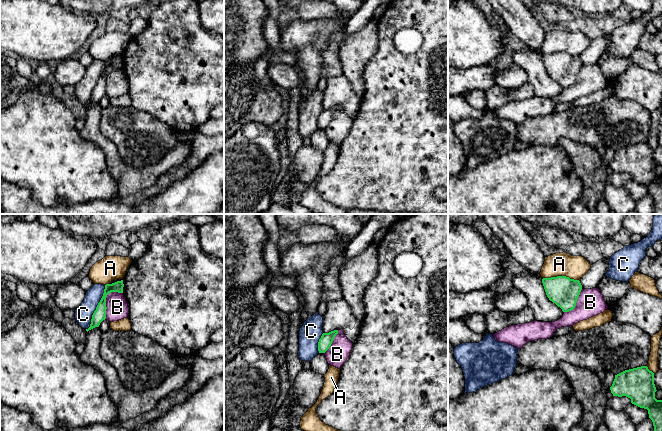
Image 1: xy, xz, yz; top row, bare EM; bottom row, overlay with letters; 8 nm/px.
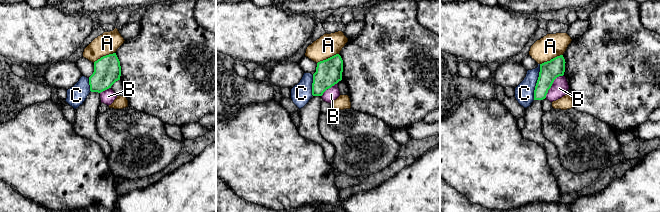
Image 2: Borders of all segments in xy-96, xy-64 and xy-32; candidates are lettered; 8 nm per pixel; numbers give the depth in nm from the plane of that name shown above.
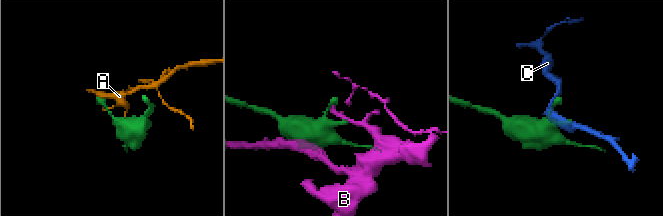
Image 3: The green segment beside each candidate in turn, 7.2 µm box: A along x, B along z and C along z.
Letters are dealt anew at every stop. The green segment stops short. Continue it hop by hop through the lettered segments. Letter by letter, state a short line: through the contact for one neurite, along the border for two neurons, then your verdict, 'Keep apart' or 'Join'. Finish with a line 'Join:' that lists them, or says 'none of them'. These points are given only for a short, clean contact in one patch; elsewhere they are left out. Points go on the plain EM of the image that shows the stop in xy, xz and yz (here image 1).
A: Keep apart
B: Line: xy (122, 68), (110, 68), (107, 71), (105, 94). Keep apart
C: Line: xy (105, 61), (103, 71), (92, 91), (91, 99), (86, 105). Keep apart
Join: none of them

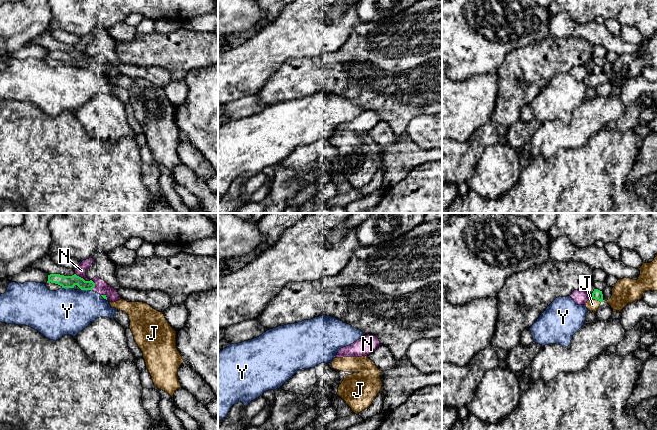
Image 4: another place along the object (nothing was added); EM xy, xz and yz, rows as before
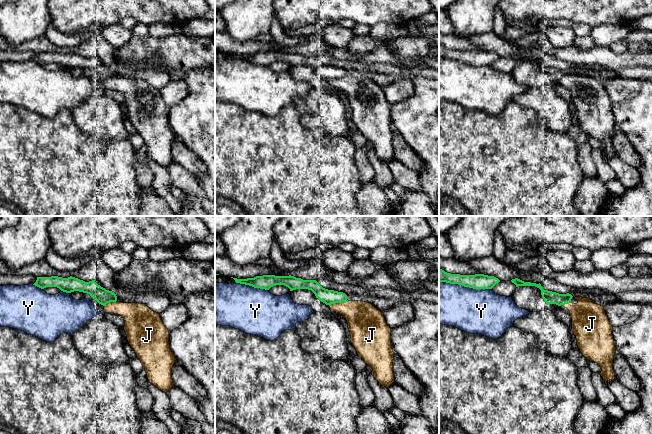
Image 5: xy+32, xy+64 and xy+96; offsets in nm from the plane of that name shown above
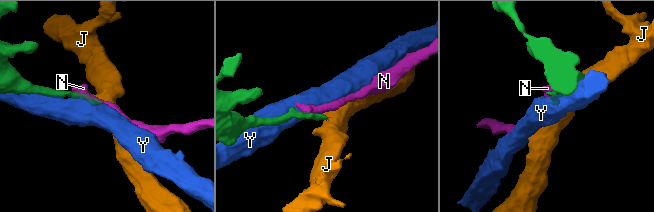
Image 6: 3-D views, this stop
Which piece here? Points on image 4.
J: Keep apart
N: Keep apart
Y: Keep apart
Join: none of them

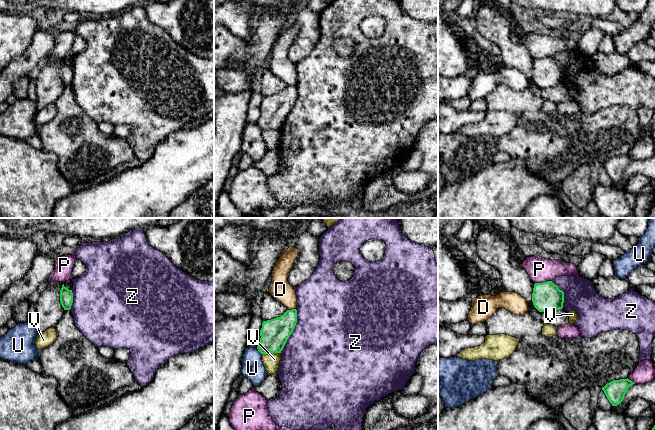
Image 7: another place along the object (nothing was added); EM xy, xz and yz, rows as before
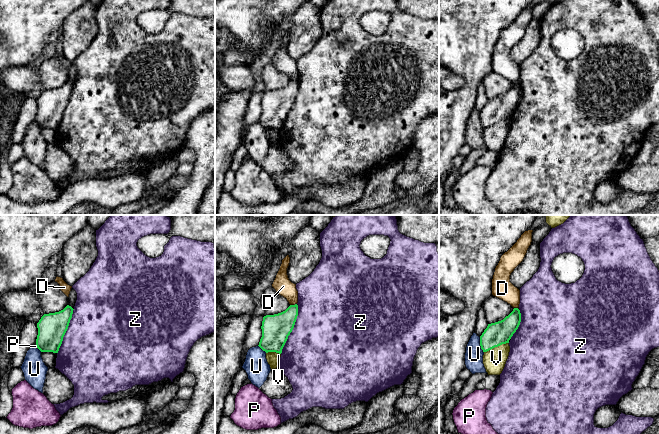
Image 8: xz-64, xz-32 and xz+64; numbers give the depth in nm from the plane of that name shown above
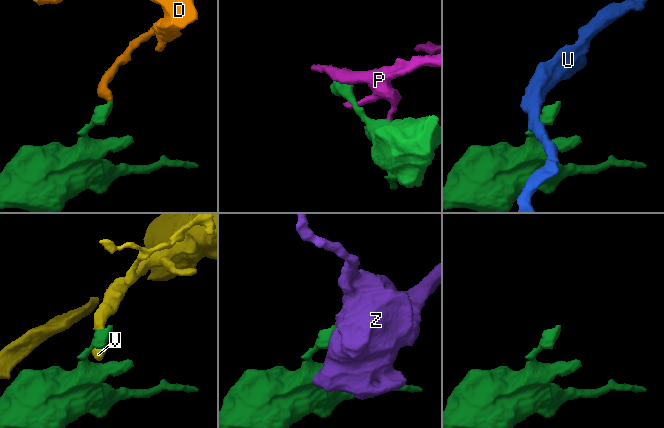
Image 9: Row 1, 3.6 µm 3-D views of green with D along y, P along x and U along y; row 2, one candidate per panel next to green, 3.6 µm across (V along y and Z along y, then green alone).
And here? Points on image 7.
D: Line: xz (274, 109), (289, 94), (292, 85), (290, 76), (280, 65). Join
P: Keep apart
U: Line: xz (256, 124), (261, 130). Keep apart
V: Line: xz (280, 128), (262, 130). Keep apart
Z: Keep apart
Join: D

